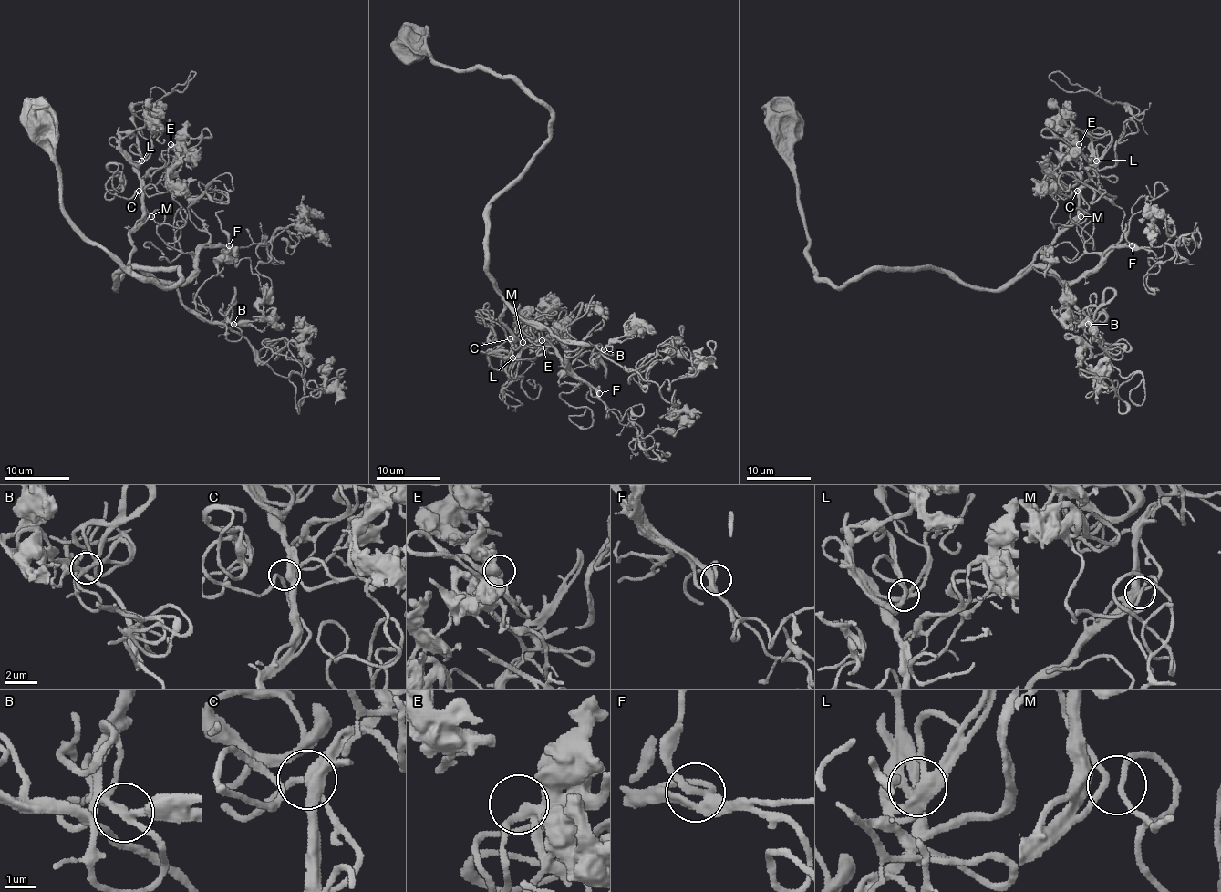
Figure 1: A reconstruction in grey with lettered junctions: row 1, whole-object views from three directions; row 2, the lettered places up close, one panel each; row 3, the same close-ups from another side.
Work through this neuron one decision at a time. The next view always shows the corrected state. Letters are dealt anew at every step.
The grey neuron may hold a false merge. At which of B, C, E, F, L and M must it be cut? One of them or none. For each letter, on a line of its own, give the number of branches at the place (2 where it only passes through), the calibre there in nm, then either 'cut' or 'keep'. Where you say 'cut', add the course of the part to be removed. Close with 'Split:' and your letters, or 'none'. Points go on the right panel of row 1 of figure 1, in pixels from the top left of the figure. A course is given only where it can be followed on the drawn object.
B: 4 | 200 nm | keep
C: 4 | 420 nm | keep
E: 4 | 280 nm | keep
F: 4 | 300 nm | keep
L: 4 | 300 nm | keep
M: 4 | 180 nm | keep
Split: none

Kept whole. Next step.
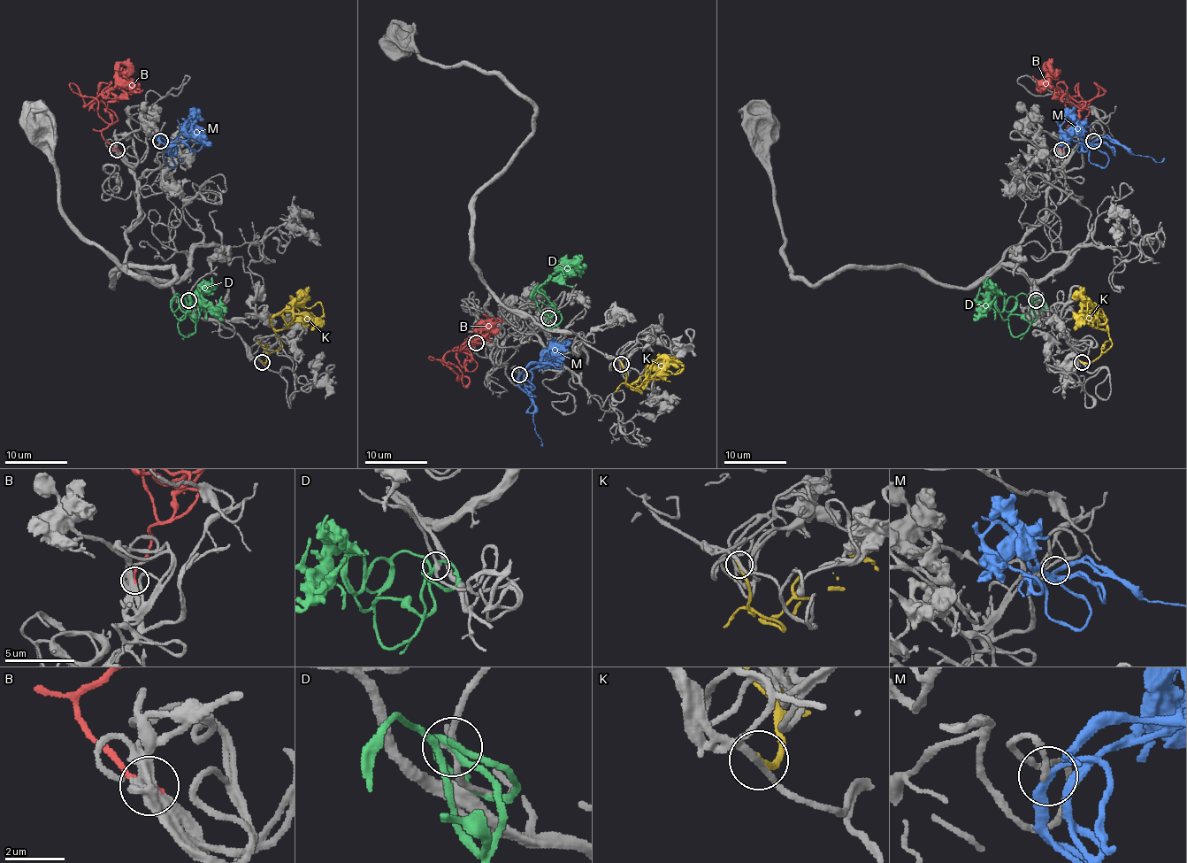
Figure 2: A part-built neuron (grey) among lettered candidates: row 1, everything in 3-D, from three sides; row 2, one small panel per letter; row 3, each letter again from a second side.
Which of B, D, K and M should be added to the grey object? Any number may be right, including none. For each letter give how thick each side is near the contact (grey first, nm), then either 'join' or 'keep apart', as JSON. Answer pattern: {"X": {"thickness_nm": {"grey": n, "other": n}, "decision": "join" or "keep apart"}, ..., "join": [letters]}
{"B": {"thickness_nm": {"grey": 400, "other": 240}, "decision": "join"}, "D": {"thickness_nm": {"grey": 240, "other": 200}, "decision": "keep apart"}, "K": {"thickness_nm": {"grey": 220, "other": 240}, "decision": "join"}, "M": {"thickness_nm": {"grey": 200, "other": 240}, "decision": "join"}, "join": ["B", "K", "M"]}

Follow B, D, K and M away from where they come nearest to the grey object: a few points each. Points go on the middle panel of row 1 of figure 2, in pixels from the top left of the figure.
B: (476, 342), (470, 342), (462, 350), (470, 351), (458, 351), (457, 347), (477, 336), (478, 331), (489, 333)
D: (548, 317), (538, 306), (536, 291), (552, 275), (570, 265), (577, 267), (581, 277)
K: (622, 364), (624, 381), (637, 388), (640, 394), (636, 389), (653, 375), (671, 375), (681, 370)
M: (519, 375), (521, 388), (530, 396), (534, 407), (534, 429), (542, 446)

